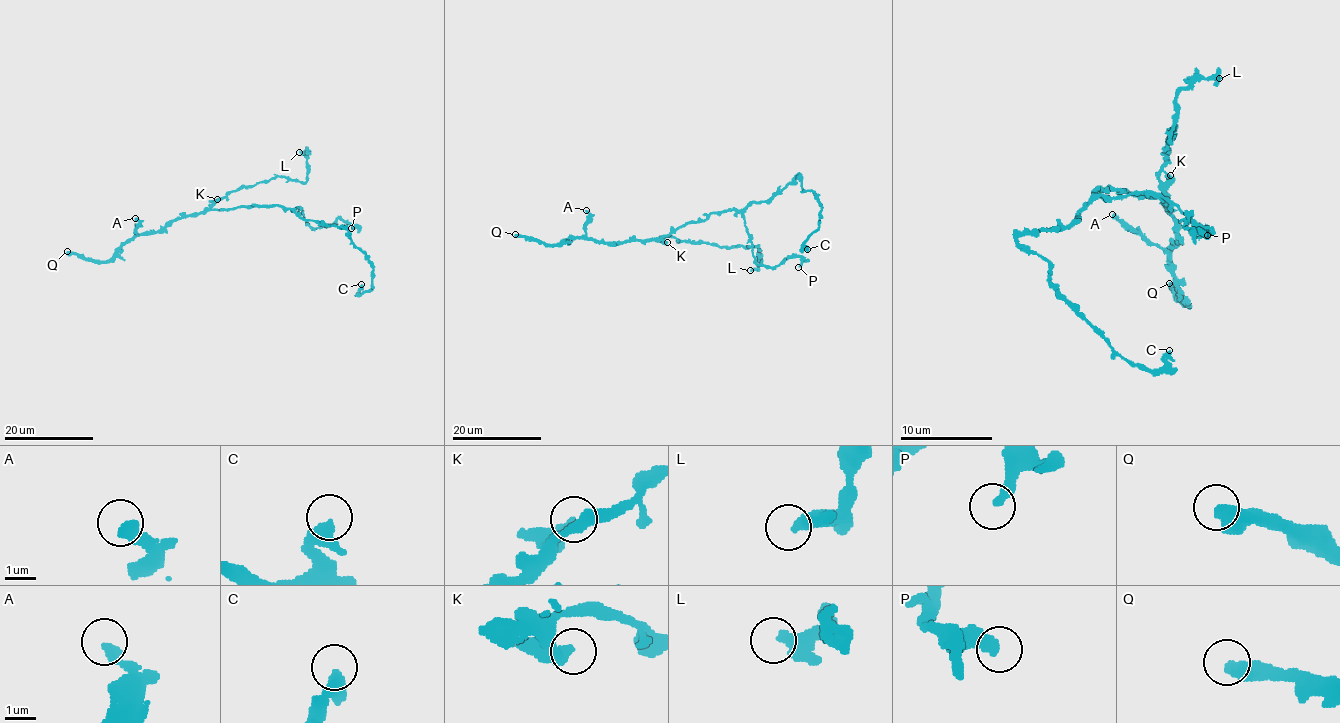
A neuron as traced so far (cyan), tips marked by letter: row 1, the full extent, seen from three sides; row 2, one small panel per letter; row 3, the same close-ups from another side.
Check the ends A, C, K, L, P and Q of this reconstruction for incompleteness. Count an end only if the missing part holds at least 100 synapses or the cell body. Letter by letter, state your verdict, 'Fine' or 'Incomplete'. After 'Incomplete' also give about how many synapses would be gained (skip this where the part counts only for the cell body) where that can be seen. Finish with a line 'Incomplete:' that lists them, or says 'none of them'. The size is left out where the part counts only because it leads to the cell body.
A: Fine
C: Fine
K: Fine
L: Fine
P: Fine
Q: Incomplete. Roughly 300 synapses
Incomplete: Q

